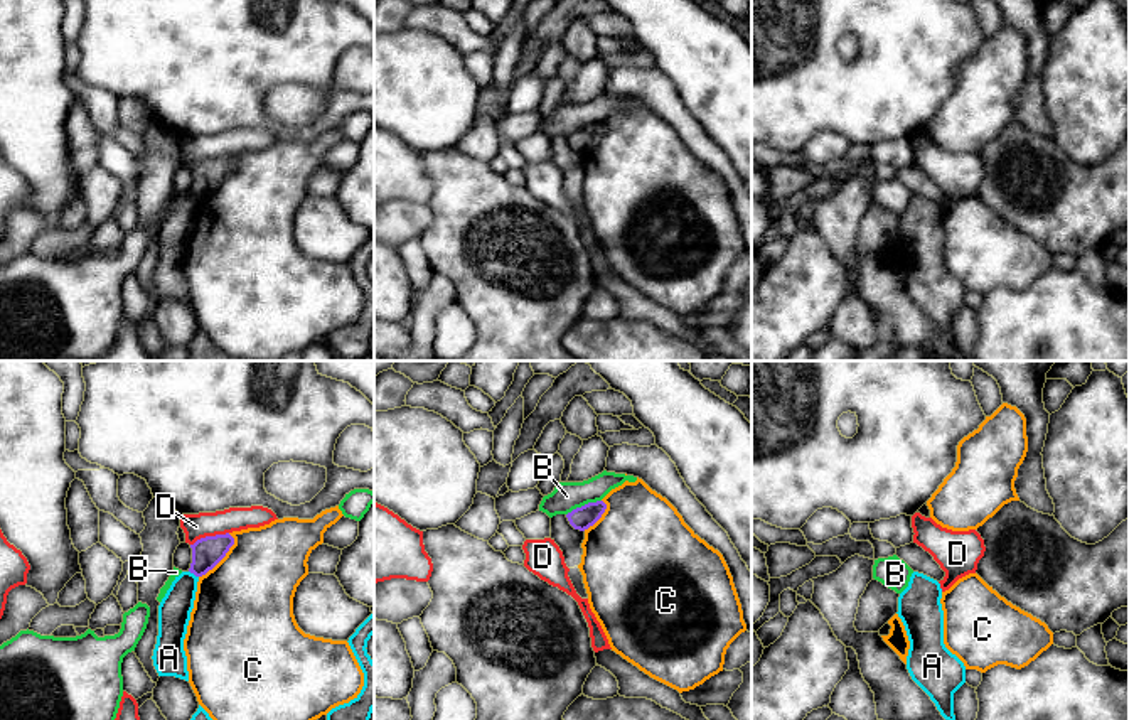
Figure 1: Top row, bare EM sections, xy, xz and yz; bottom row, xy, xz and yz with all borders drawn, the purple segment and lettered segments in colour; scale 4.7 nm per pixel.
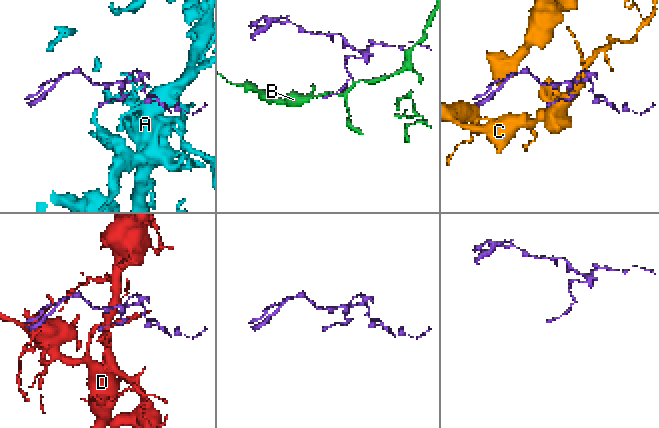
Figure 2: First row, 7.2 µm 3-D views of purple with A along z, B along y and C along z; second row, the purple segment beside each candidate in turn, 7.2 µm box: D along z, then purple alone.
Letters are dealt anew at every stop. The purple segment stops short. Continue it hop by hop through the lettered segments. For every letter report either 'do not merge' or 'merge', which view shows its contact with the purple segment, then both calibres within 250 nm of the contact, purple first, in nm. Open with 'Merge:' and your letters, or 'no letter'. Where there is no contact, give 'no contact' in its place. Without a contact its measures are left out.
Merge: no letter
A: do not merge; meets purple in xy; 150 nm thick on the purple side, 160 nm on the other
B: do not merge; meets purple in xz; 110 nm thick on the purple side, 140 nm on the other
C: do not merge; meets purple in xy; 150 nm thick on the purple side, 460 nm on the other
D: do not merge; meets purple in xy; 150 nm thick on the purple side, 120 nm on the other

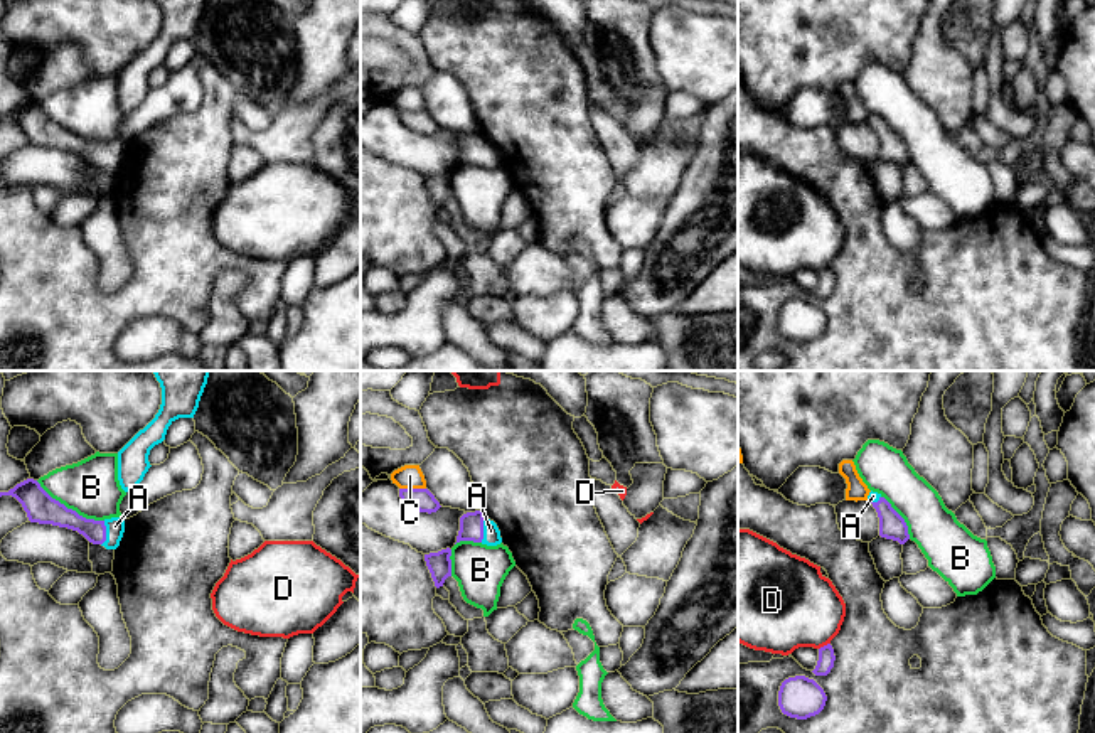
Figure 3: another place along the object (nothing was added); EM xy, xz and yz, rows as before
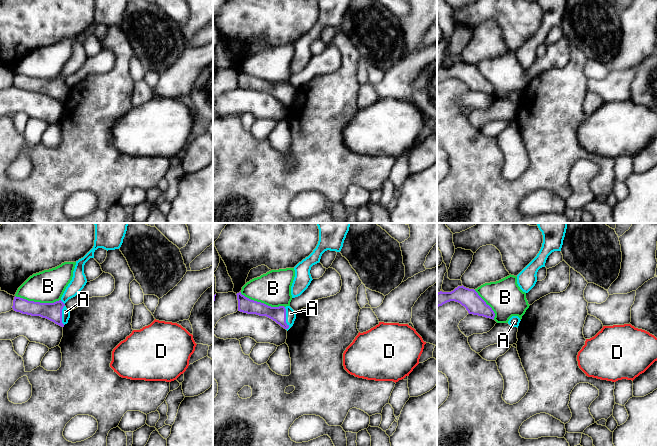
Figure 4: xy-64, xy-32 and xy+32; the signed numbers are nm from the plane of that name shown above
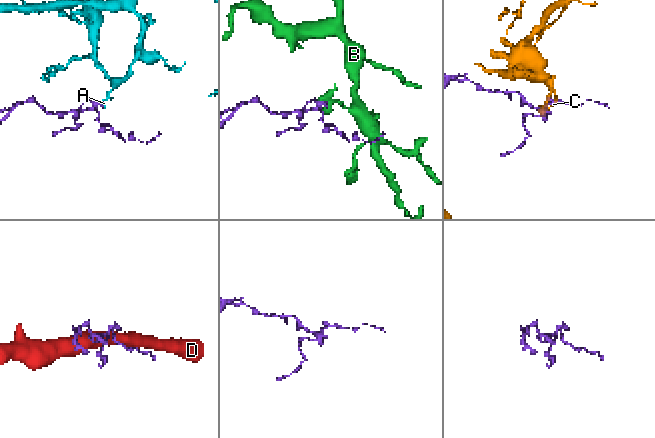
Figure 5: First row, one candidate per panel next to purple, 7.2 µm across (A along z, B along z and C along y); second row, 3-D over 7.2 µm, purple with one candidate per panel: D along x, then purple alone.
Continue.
Merge: A
A: merge; meets purple in xz; 110 nm thick on the purple side, 80 nm on the other
B: do not merge; meets purple in xy; 150 nm thick on the purple side, 260 nm on the other
C: do not merge; meets purple in xz; 110 nm thick on the purple side, 110 nm on the other
D: do not merge; meets purple in yz; 80 nm thick on the purple side, 400 nm on the other

